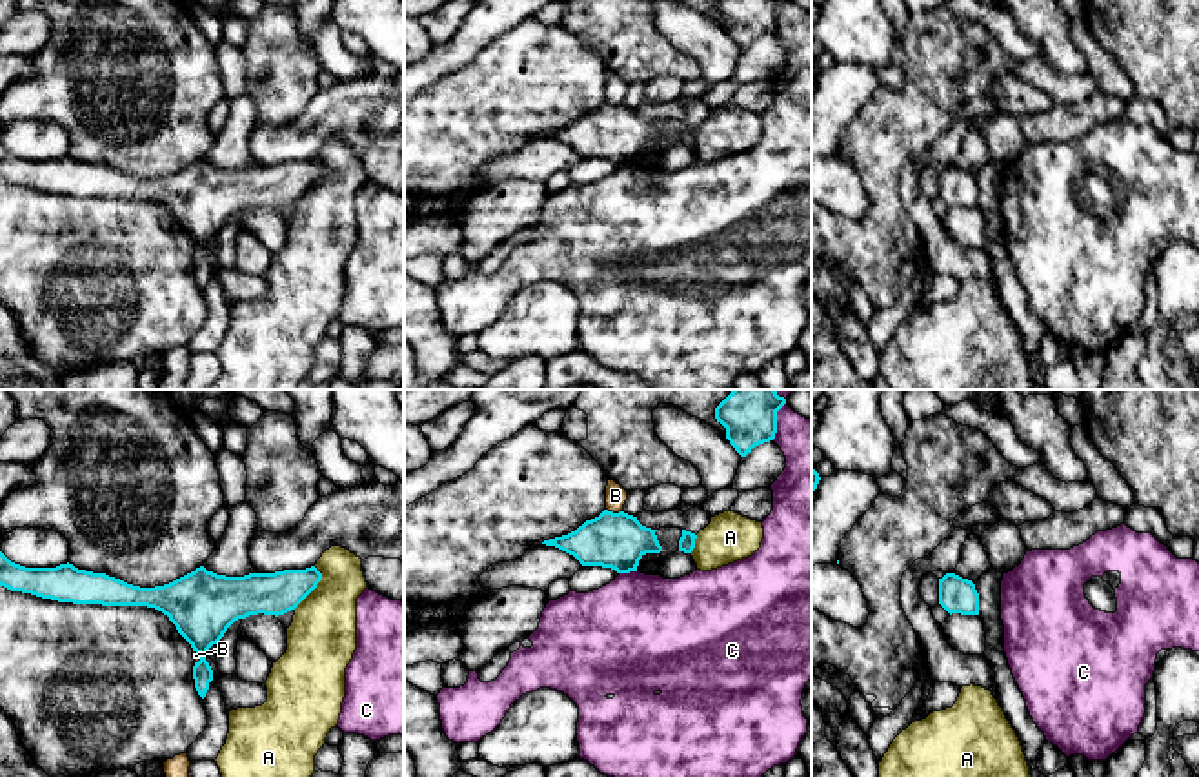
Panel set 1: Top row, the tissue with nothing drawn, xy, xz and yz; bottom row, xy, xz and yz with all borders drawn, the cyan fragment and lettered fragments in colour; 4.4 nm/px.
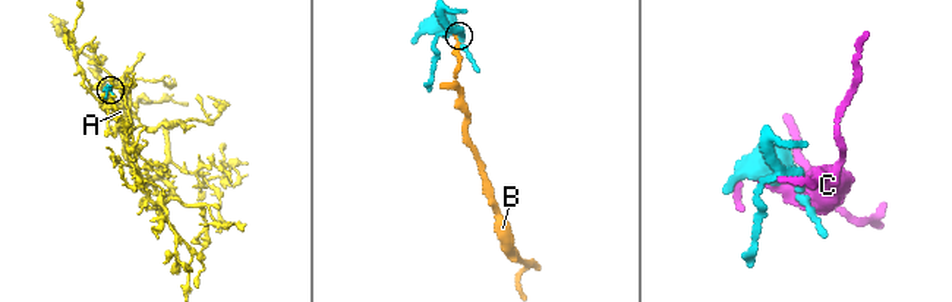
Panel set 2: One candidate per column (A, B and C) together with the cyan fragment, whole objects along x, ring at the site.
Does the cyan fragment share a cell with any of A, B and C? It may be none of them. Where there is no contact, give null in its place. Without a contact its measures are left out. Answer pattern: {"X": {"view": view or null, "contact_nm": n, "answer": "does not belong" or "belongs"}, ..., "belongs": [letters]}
{"A": {"view": "xy", "contact_nm": 220, "answer": "does not belong"}, "B": {"view": "xz", "contact_nm": 70, "answer": "does not belong"}, "C": {"view": "xz", "contact_nm": 150, "answer": "does not belong"}, "belongs": []}

